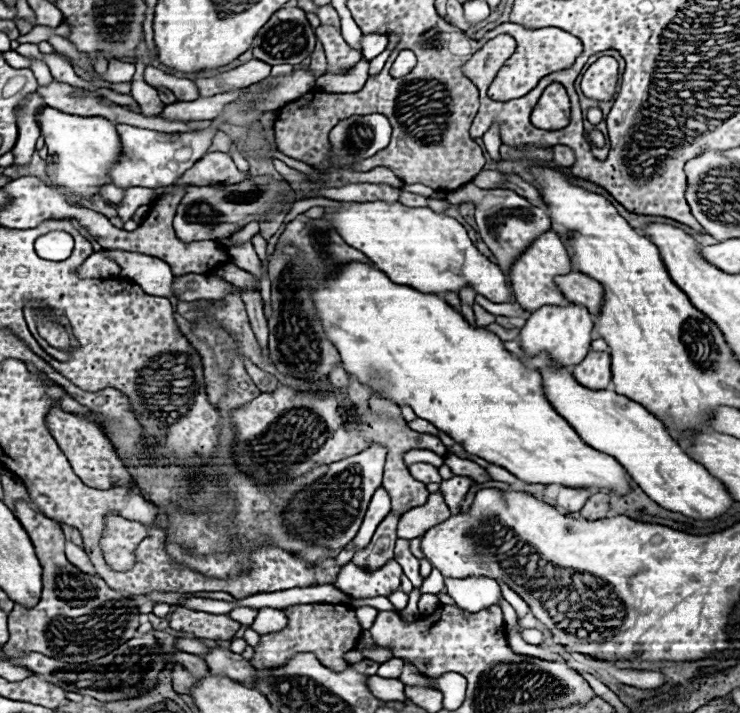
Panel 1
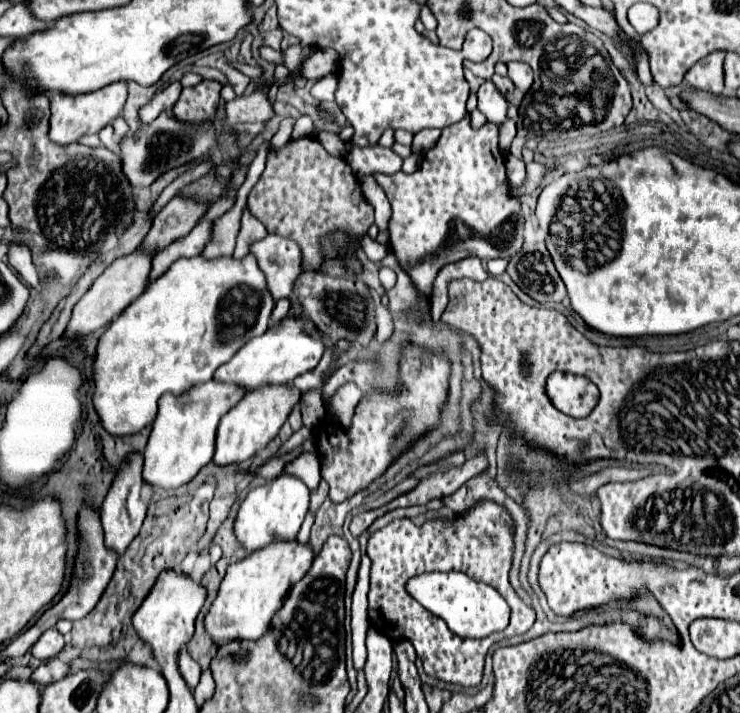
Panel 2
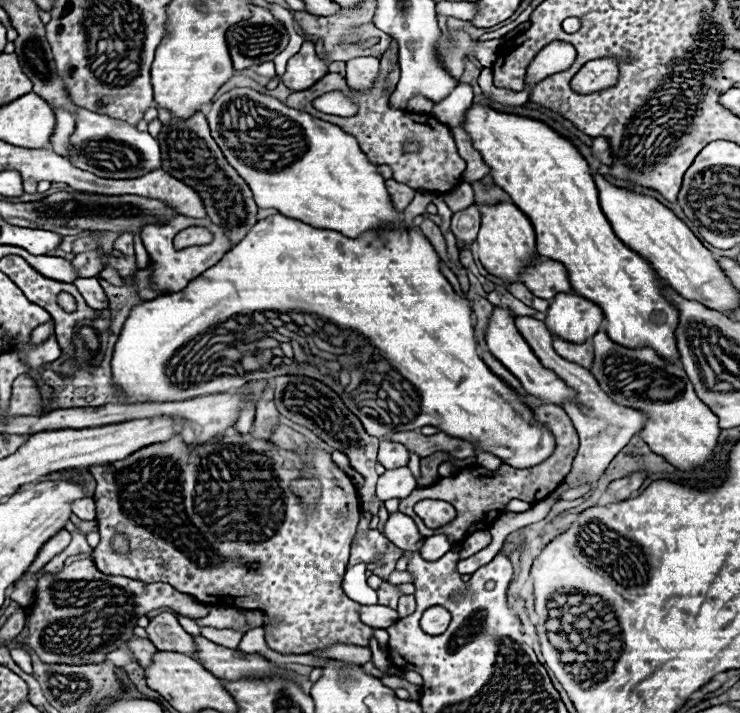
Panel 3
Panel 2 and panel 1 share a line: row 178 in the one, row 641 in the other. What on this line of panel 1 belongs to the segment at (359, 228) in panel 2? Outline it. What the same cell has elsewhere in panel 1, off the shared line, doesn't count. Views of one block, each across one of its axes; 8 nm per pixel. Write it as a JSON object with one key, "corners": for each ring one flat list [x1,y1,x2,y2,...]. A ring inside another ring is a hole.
{"corners":[[314,602,314,604,294,604,294,606,284,608,282,612,288,614,288,624,280,632,260,636,260,642,254,648,254,658,250,660,250,664,254,668,266,670,266,668,282,666,282,664,286,664,286,658,290,658,298,652,316,654,316,658,334,672,348,668,344,654,346,654,346,650,354,650,354,646,362,634,362,626,354,618,354,610,350,606]]}

